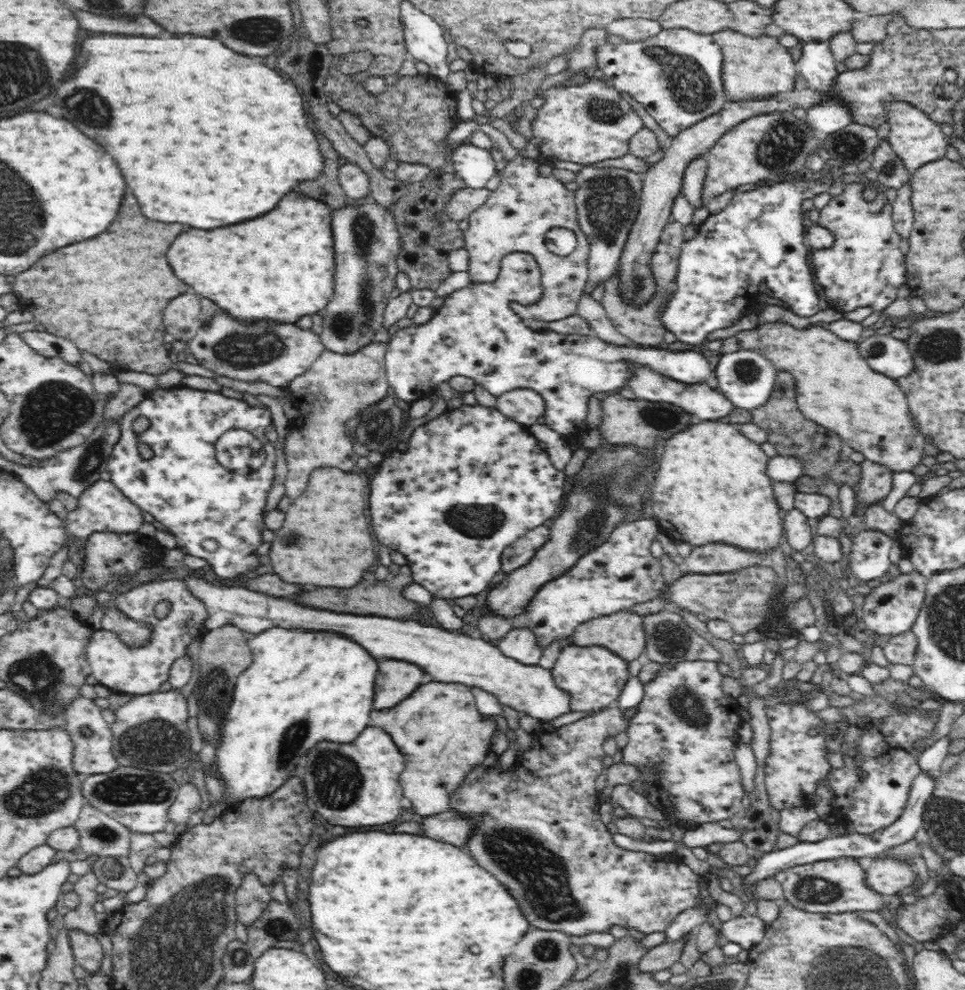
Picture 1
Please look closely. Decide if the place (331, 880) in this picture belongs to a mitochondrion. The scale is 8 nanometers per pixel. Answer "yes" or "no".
no

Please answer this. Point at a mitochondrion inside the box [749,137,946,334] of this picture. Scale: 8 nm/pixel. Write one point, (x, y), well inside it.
(888, 168)

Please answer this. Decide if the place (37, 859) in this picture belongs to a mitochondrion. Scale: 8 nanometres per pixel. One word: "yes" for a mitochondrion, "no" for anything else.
no

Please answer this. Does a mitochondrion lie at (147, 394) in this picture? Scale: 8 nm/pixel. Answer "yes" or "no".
no

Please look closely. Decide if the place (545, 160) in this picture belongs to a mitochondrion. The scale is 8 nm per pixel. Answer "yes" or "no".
no

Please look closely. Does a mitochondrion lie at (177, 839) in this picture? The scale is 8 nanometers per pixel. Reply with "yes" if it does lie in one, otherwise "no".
no

